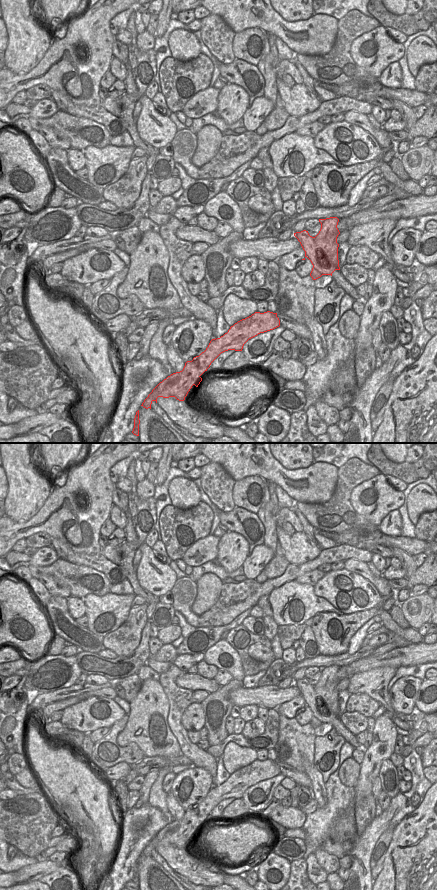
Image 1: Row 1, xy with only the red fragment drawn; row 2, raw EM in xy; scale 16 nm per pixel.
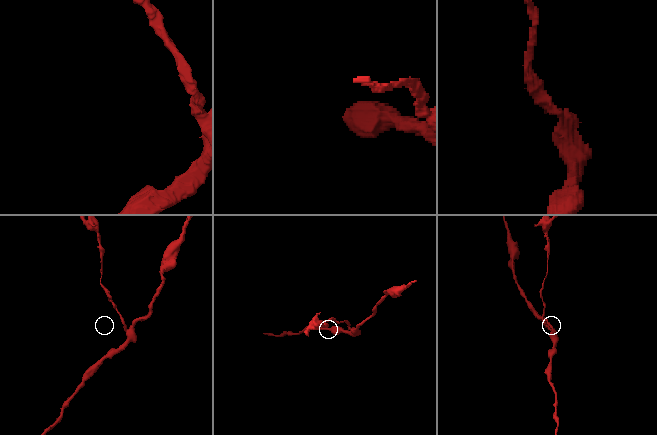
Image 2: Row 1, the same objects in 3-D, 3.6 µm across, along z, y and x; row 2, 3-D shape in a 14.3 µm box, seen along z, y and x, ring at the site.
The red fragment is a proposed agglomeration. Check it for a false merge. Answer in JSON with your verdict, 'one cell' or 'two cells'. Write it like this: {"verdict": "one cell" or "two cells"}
{"verdict": "two cells"}

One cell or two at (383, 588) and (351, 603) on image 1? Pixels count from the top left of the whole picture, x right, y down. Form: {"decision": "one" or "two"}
{"decision": "two"}

